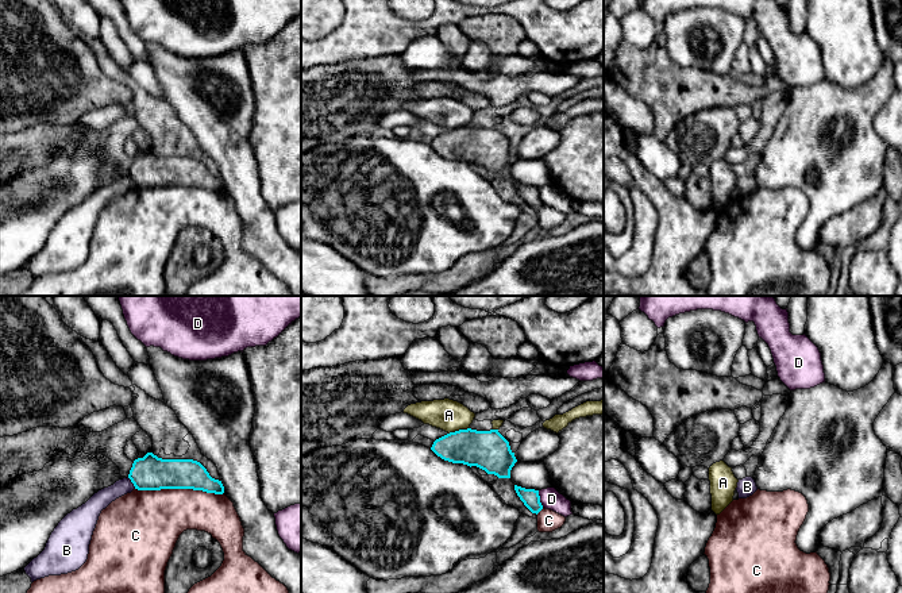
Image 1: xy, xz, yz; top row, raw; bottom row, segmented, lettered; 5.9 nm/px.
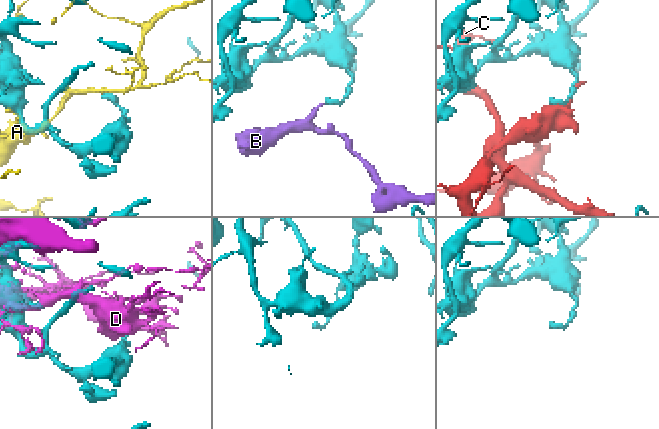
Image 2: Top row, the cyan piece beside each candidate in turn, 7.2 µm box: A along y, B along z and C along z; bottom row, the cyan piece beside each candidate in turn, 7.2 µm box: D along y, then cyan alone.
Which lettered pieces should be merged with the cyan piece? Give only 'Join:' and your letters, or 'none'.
Join: none

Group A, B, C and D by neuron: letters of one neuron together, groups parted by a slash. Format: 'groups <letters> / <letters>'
groups A / B / C / D

